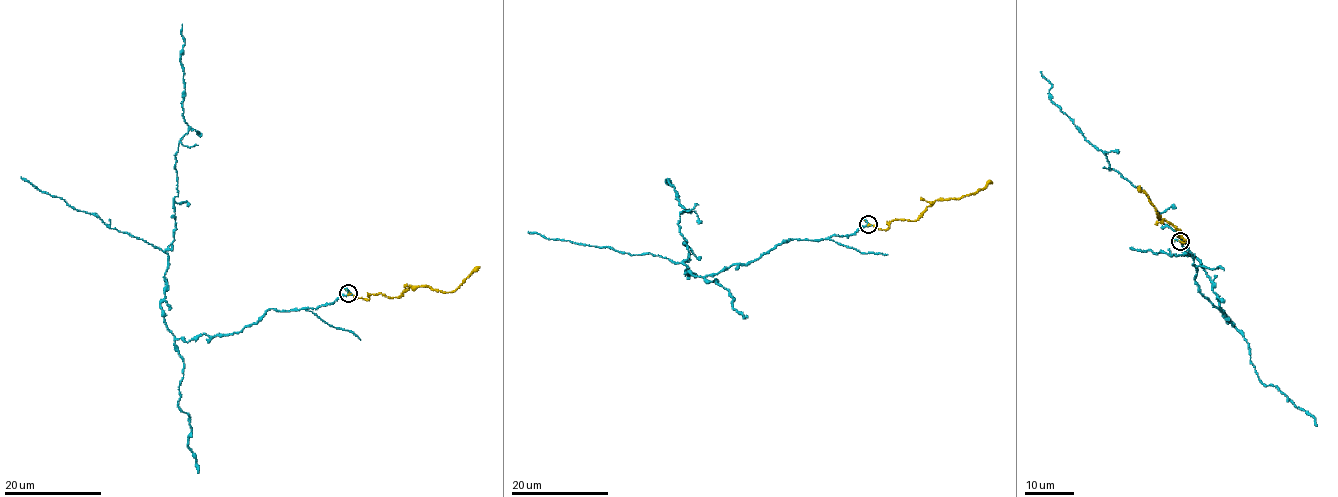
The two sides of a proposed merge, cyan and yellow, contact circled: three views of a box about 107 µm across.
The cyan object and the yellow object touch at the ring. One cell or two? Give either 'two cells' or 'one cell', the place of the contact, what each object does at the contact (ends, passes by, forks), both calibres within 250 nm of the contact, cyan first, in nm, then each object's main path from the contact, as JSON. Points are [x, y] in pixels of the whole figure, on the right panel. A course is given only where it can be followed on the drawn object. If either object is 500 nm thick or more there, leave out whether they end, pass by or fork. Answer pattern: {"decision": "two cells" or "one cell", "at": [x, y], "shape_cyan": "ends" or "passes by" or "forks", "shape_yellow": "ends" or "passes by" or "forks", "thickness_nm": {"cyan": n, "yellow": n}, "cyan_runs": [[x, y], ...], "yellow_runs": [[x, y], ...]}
{"decision": "one cell", "at": [1180, 241], "shape_cyan": "passes by", "shape_yellow": "ends", "thickness_nm": {"cyan": 280, "yellow": 90}, "cyan_runs": [[1180, 242], [1191, 253], [1201, 293], [1233, 324], [1185, 243], [1051, 101], [1051, 83], [1040, 71]], "yellow_runs": [[1180, 242], [1187, 239], [1177, 234], [1181, 230], [1160, 218], [1139, 185]]}

